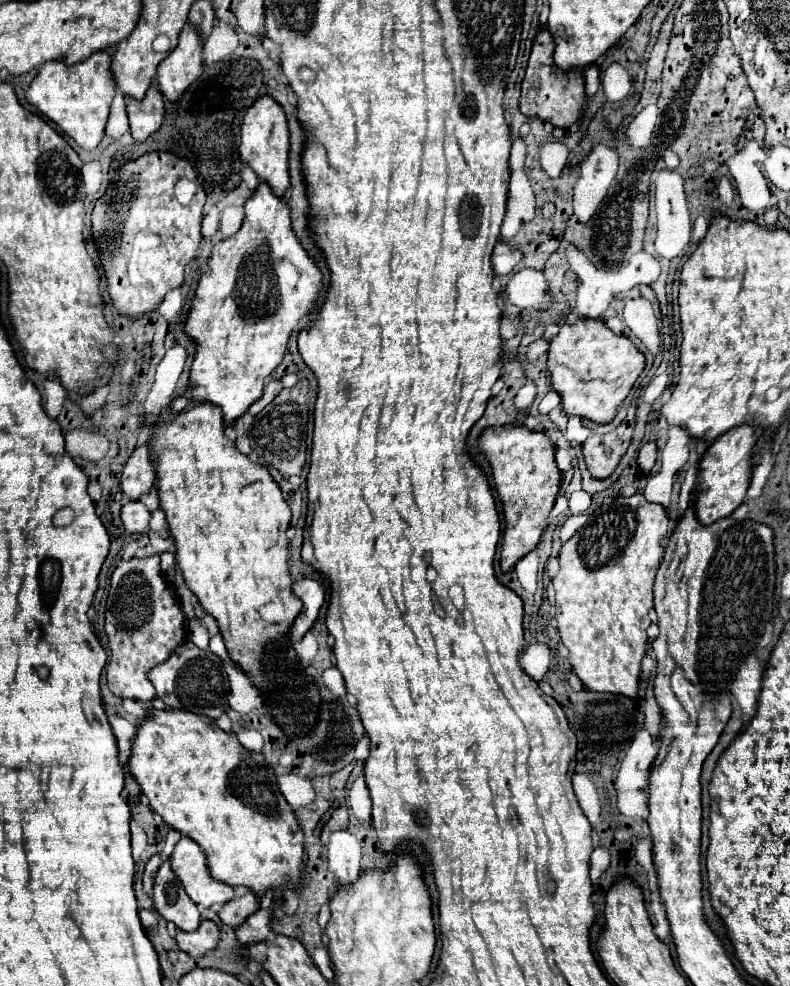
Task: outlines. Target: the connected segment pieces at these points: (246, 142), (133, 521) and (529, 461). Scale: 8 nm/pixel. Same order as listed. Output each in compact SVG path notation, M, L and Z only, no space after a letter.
M264 96L258 102L250 106L250 110L244 116L242 124L242 140L240 140L240 160L246 162L262 182L274 190L280 198L290 188L290 176L288 176L288 122L284 116L282 106L270 98Z
M128 500L120 510L120 518L122 518L126 532L132 532L132 534L148 532L150 512L140 500Z
M522 424L484 430L480 436L480 448L490 460L496 490L502 500L506 528L502 538L500 568L502 572L510 572L520 558L536 548L558 494L560 472L556 468L554 448L548 436L542 432L532 432Z

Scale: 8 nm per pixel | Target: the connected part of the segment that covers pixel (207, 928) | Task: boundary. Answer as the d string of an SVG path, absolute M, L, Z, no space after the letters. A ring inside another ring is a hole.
M204 920L198 930L194 932L182 932L178 930L174 940L178 948L190 956L204 956L206 952L214 950L220 938L220 930L212 920Z

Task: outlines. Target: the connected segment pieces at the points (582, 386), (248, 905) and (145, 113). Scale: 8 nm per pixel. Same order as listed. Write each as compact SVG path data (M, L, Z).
M578 320L572 326L562 324L548 350L550 382L562 396L564 412L596 424L608 424L614 420L620 404L632 390L644 366L644 354L632 344L632 340L614 334L604 322L598 320Z
M246 892L240 898L232 898L230 902L226 902L220 910L218 916L222 920L222 924L228 924L232 928L240 926L254 910L256 910L256 896L252 892Z
M150 86L142 102L136 102L128 98L128 118L130 118L130 130L132 138L136 142L144 142L150 134L154 134L164 118L164 96L156 86Z

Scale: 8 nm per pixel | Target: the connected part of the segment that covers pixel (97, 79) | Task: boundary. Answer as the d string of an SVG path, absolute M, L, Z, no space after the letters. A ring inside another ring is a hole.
M96 52L82 64L74 66L56 60L46 62L26 90L26 100L36 106L44 116L48 116L80 148L94 150L104 136L104 126L108 120L114 92L116 86L110 72L110 54Z

